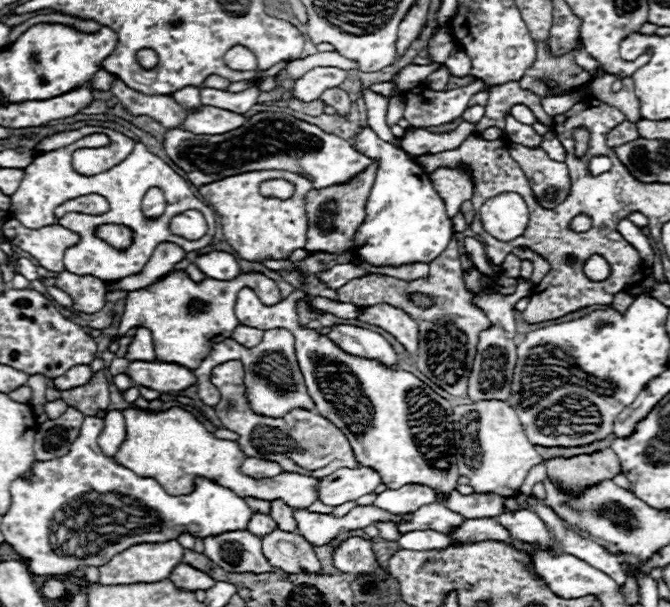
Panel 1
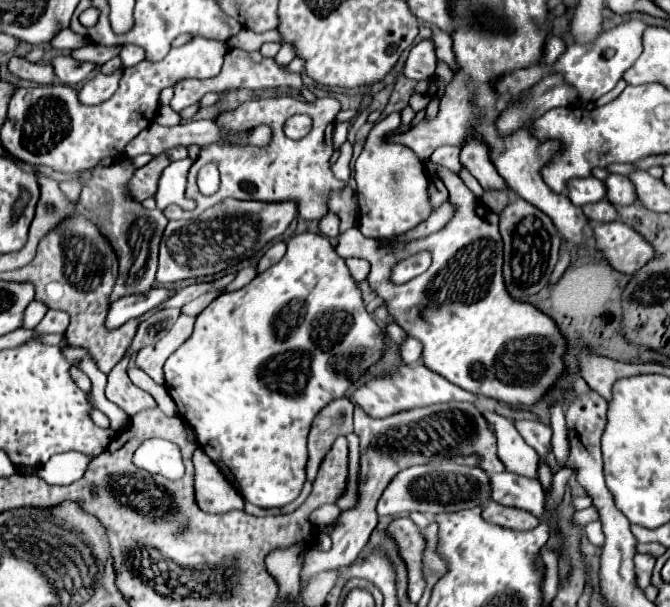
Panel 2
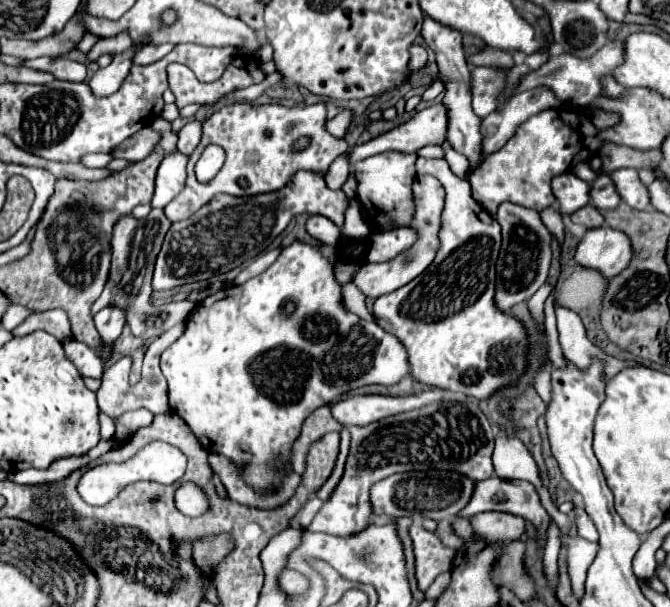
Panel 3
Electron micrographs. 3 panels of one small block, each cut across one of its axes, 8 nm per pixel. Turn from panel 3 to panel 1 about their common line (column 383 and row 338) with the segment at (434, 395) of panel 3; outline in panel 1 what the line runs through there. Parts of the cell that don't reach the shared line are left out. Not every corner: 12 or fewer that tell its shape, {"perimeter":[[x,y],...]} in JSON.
{"perimeter":[[388,304],[362,308],[358,320],[384,328],[410,354],[418,324]]}

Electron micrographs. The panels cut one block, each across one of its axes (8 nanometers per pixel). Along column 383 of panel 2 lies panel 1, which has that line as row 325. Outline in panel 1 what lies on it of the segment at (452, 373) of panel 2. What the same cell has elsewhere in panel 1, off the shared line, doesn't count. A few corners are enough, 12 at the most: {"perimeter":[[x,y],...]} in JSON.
{"perimeter":[[248,288],[236,318],[286,328],[316,412],[388,490],[458,486],[452,406],[404,370]]}

